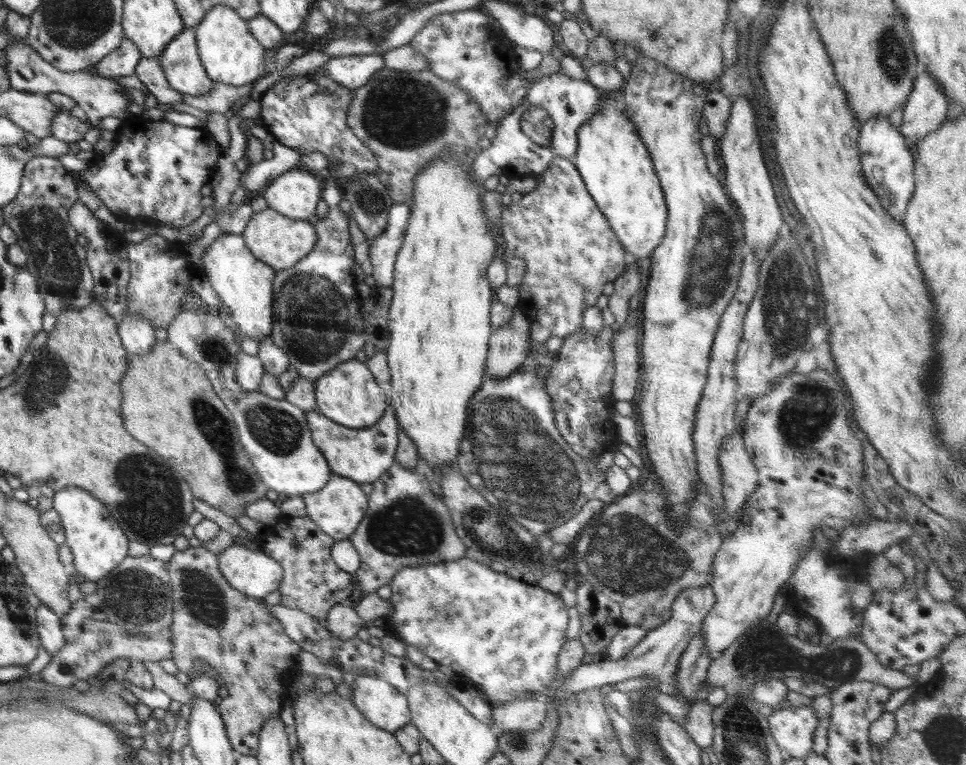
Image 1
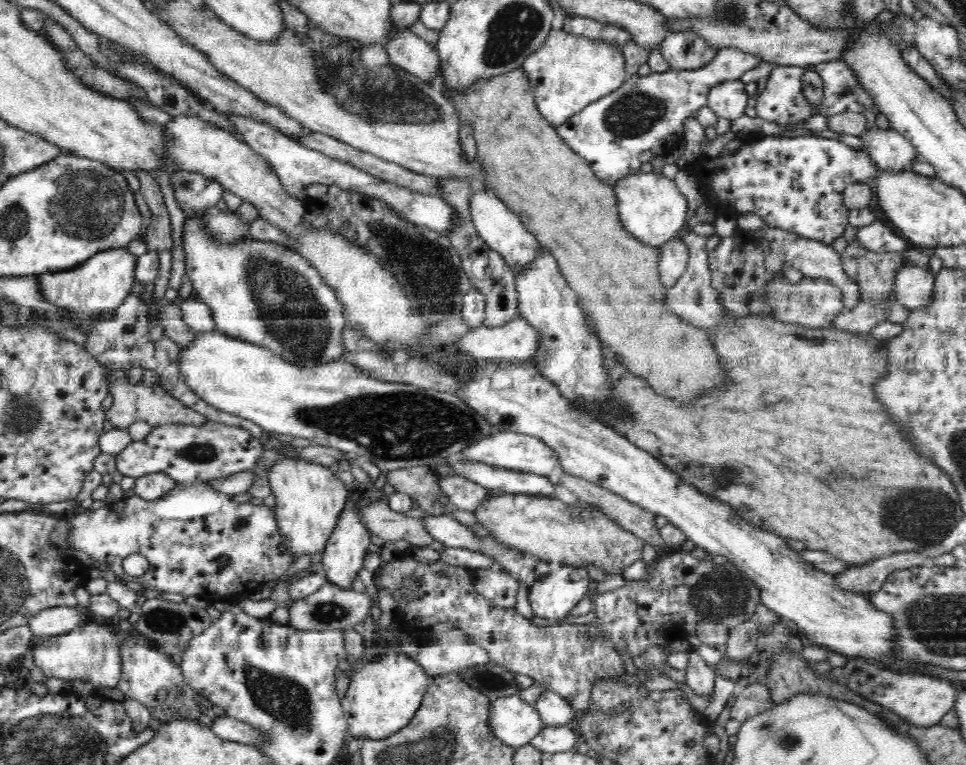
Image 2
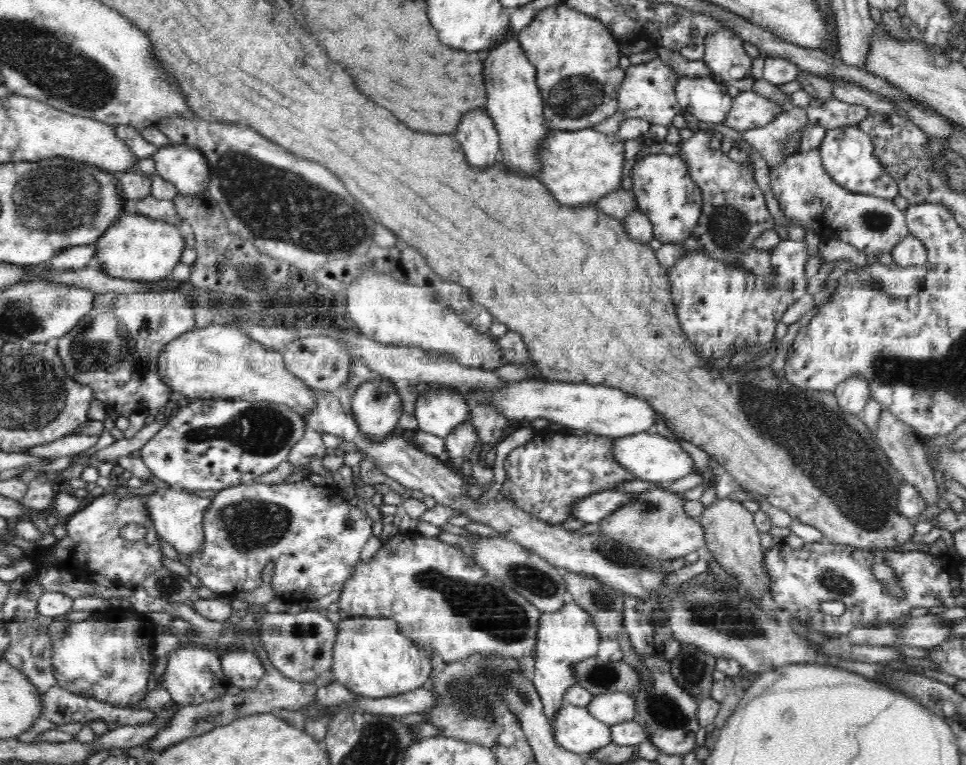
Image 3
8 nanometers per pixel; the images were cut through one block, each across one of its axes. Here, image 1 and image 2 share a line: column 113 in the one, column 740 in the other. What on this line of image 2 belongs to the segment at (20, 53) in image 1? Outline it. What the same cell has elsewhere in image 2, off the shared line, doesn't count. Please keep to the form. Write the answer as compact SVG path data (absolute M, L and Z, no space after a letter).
M740 79L726 80L717 84L708 95L708 108L722 118L732 121L744 116L748 107L748 93Z

